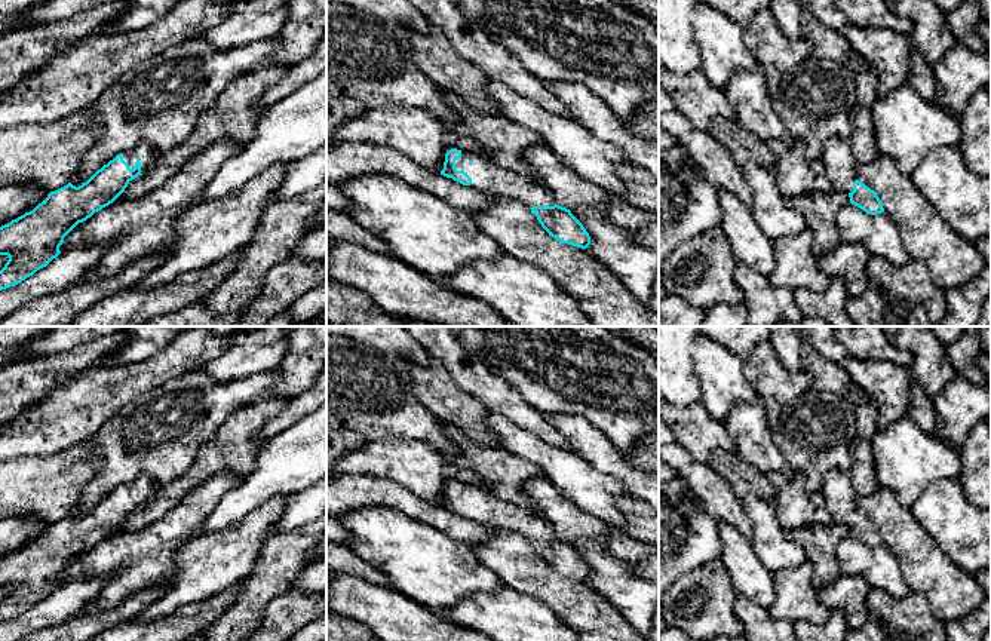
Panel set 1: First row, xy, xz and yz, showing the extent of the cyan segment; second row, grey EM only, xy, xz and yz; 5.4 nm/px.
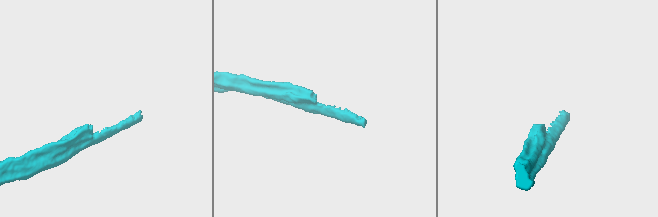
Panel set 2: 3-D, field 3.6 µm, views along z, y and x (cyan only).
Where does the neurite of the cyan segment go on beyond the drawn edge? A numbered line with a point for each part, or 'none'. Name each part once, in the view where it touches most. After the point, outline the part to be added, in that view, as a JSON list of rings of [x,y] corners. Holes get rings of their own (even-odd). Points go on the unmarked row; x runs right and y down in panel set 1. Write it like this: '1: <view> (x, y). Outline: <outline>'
1: xy (144, 484). Outline: [[[141,475],[134,482],[123,485],[123,493],[129,497],[131,502],[135,500],[135,496],[141,494],[141,506],[147,506],[148,502],[160,491],[162,485],[154,482],[148,475]]]

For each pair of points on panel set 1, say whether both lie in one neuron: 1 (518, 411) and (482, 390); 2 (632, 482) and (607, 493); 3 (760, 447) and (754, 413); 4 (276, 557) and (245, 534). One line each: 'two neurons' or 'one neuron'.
1: one neuron
2: two neurons
3: one neuron
4: two neurons

